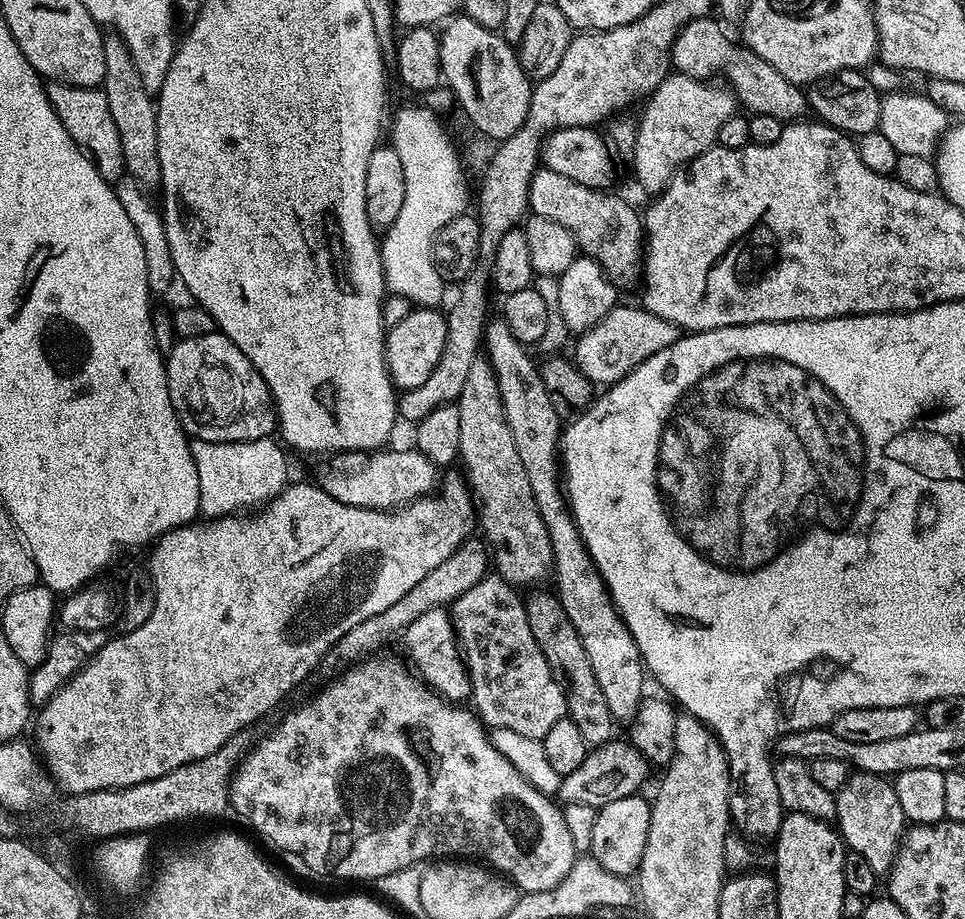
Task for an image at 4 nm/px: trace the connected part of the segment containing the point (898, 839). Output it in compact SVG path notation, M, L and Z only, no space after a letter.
M860 774L849 779L847 787L838 796L838 823L839 831L842 833L847 847L853 853L858 853L859 859L868 861L877 870L888 870L895 865L898 853L902 848L902 841L906 836L906 817L902 804L898 800L893 785L883 775Z

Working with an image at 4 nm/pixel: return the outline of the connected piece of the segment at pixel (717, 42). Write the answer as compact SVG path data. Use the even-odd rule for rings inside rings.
M698 25L682 30L671 49L671 63L676 64L681 73L693 76L705 82L713 79L712 72L723 68L732 68L731 87L738 93L739 99L748 106L749 113L757 116L773 116L785 122L796 122L808 108L808 100L797 85L791 84L774 66L770 66L762 57L751 50L739 48L728 37L729 29L725 25Z

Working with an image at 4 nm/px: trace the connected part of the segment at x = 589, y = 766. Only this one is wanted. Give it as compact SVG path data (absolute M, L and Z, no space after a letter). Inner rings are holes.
M608 741L607 744L595 747L588 755L586 762L561 779L557 797L565 805L575 802L578 806L601 808L610 801L633 796L648 776L649 759L633 743Z

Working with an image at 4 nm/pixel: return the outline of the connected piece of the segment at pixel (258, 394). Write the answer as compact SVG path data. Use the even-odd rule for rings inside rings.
M223 334L194 337L187 343L188 349L180 356L180 376L184 379L184 400L204 427L200 432L201 441L221 444L263 440L260 432L266 438L271 437L278 428L274 396L251 360L244 364L249 359L247 353L240 356L243 349ZM228 432L232 432L232 436L228 436Z

